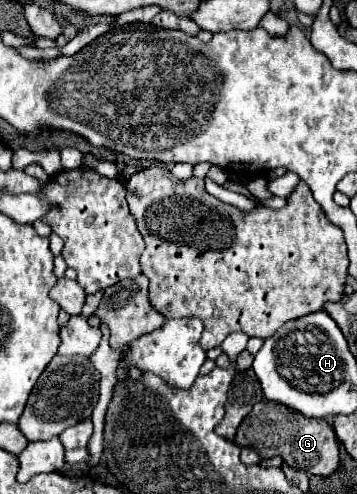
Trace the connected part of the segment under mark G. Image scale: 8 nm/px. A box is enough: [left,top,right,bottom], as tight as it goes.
[235,400,339,476]

